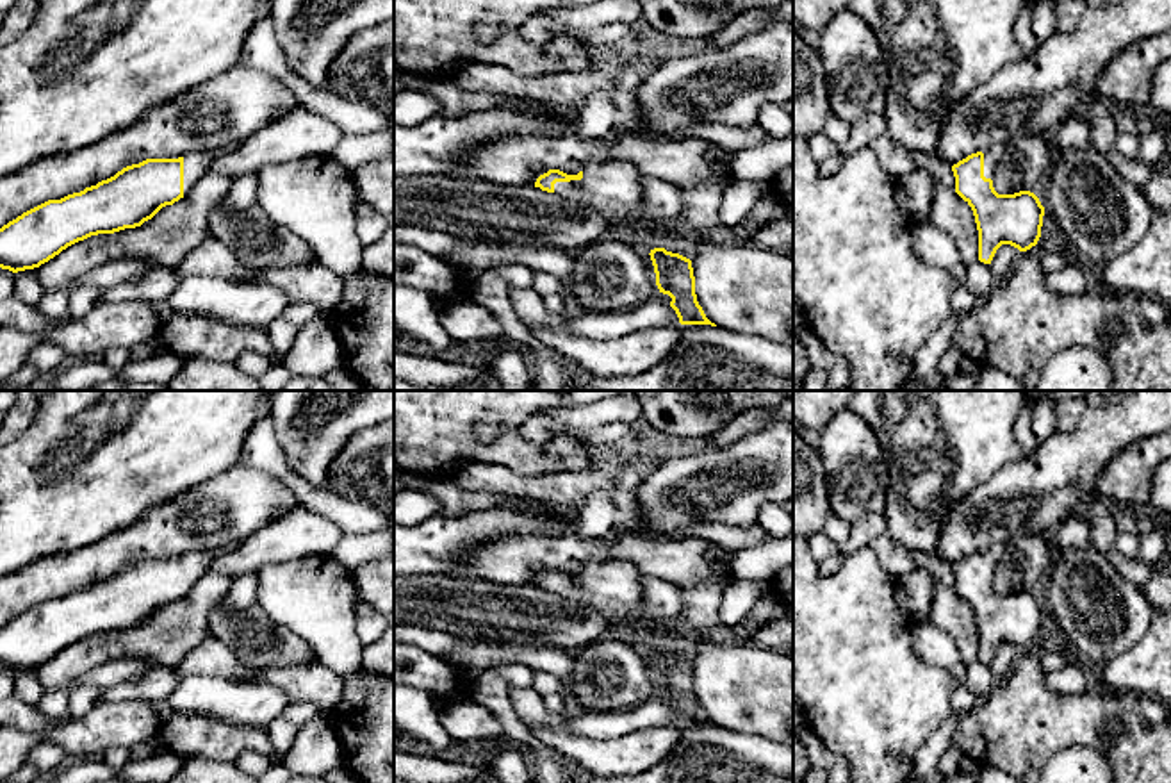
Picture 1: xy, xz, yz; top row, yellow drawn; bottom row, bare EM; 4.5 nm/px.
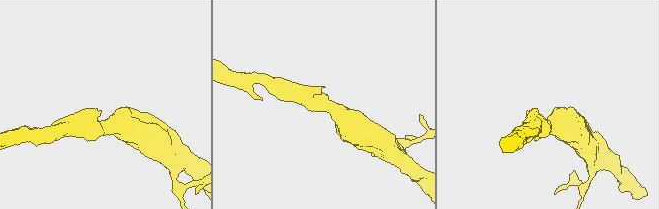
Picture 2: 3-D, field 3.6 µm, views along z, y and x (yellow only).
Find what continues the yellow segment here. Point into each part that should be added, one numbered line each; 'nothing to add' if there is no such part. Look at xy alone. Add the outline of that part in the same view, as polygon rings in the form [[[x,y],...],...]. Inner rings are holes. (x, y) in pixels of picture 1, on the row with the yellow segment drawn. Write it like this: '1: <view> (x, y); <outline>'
1: xy (196, 164); [[[228,144],[210,152],[191,152],[184,155],[184,196],[194,187],[194,184],[209,173],[212,161],[219,153],[232,152],[237,144]]]

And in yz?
1: yz (991, 156); [[[1003,144],[991,146],[982,153],[984,153],[984,177],[993,180],[998,161],[1003,153]]]

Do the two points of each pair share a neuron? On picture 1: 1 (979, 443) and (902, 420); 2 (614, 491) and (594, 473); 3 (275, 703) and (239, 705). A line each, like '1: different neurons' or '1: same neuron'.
1: same neuron
2: same neuron
3: same neuron

